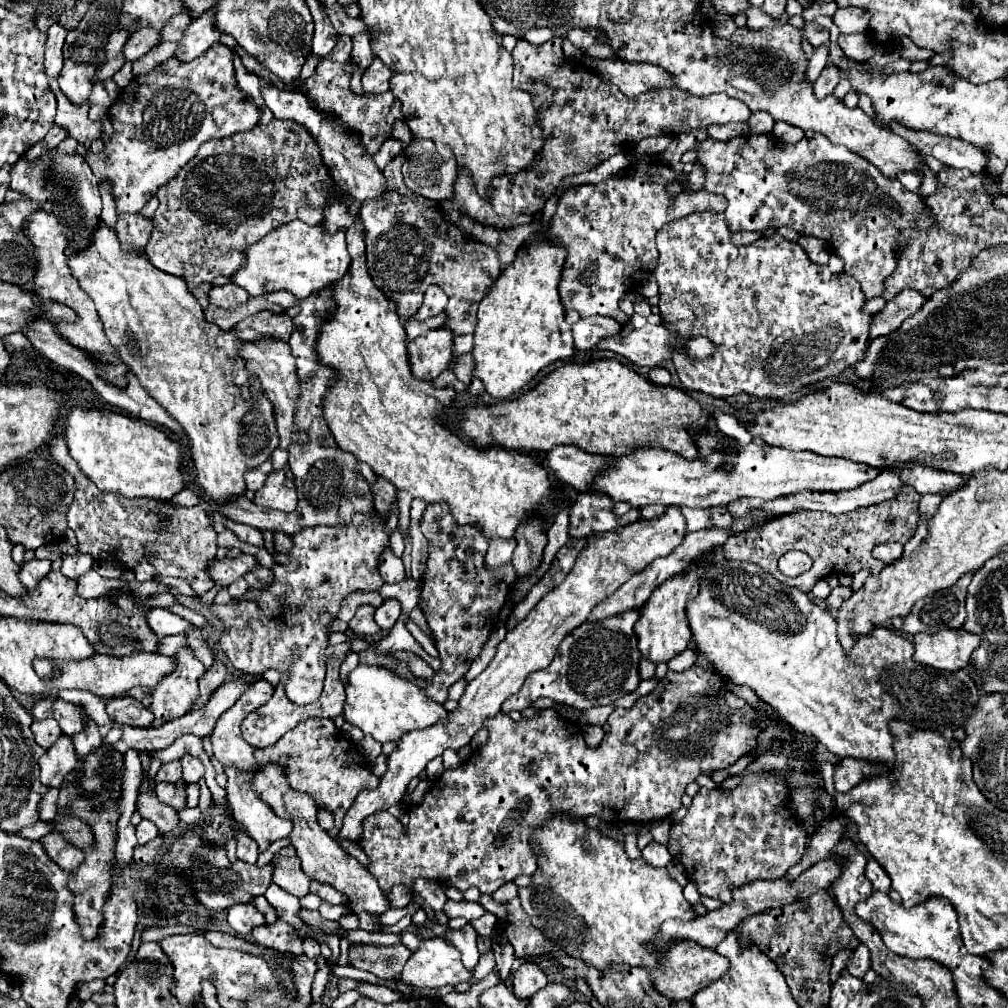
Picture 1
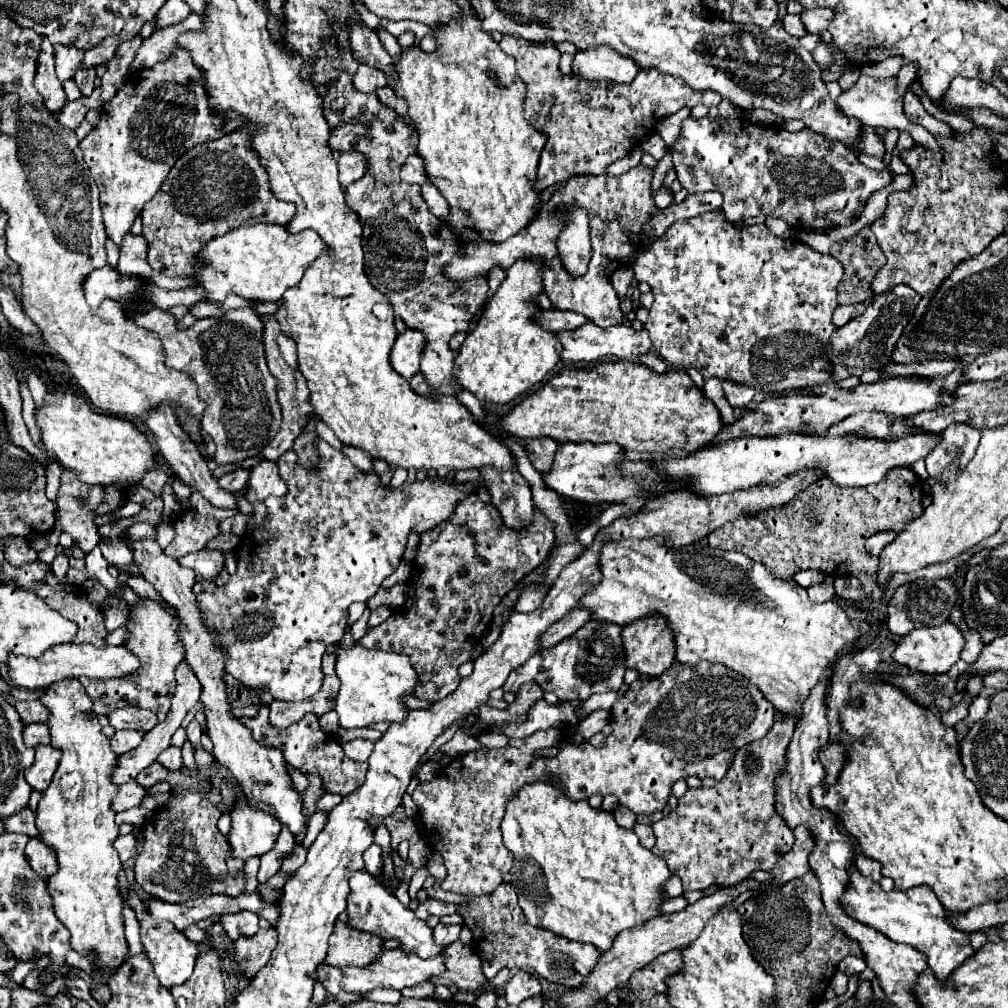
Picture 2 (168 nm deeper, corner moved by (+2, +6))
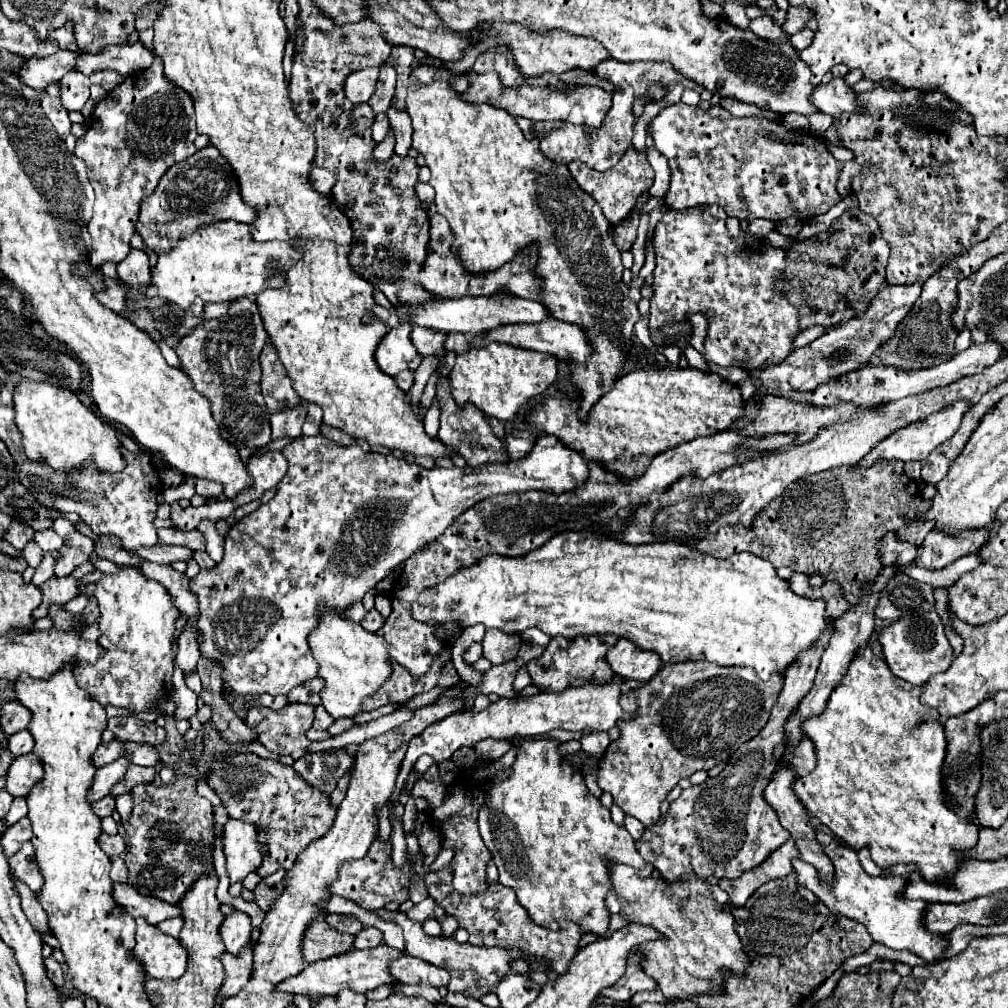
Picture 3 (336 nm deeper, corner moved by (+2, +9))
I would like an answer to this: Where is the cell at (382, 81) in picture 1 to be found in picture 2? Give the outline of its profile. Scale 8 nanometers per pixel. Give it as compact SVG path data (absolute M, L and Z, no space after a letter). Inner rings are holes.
M365 63L359 65L357 73L353 75L353 87L361 93L371 93L379 87L387 85L387 77L383 71L379 71L377 67L369 67Z

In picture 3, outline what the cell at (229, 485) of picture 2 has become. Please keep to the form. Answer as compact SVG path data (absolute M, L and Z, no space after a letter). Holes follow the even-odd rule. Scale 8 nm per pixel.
M199 480L195 486L197 486L197 494L201 496L221 496L223 494L223 486L219 486L219 482L213 482L213 480Z

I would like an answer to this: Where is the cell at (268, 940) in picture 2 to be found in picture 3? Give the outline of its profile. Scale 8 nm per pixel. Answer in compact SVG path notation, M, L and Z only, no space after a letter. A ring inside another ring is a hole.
M253 942L245 944L245 948L233 956L233 954L223 954L221 958L225 966L225 980L221 988L221 996L233 996L237 994L251 978L253 974Z

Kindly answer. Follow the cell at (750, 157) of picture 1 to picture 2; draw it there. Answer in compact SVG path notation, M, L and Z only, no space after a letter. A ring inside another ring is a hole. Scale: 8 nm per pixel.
M687 117L681 123L677 141L671 145L673 169L679 183L687 193L719 191L723 195L723 213L735 223L755 215L771 215L785 219L797 231L827 229L833 225L849 225L855 209L867 201L867 197L891 183L889 171L873 171L857 161L857 155L839 141L829 141L809 127L797 133L789 133L777 125L753 125L747 119L725 117Z

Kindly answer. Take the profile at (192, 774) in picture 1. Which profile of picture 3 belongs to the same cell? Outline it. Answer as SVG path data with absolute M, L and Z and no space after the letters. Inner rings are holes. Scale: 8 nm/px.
M127 742L125 746L129 746L129 750L125 750L125 752L131 756L133 764L153 766L153 764L161 762L159 750L155 746L151 746L151 744L133 744L133 742Z

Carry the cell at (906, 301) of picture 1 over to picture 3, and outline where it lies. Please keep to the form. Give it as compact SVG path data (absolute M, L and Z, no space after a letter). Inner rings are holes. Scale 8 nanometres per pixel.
M887 284L869 304L863 316L855 316L845 324L827 330L823 336L795 350L781 366L769 366L769 370L753 370L753 380L759 380L769 390L815 390L823 382L831 382L839 374L849 370L861 370L869 364L869 358L895 334L897 324L909 314L915 300L921 294L921 284Z

